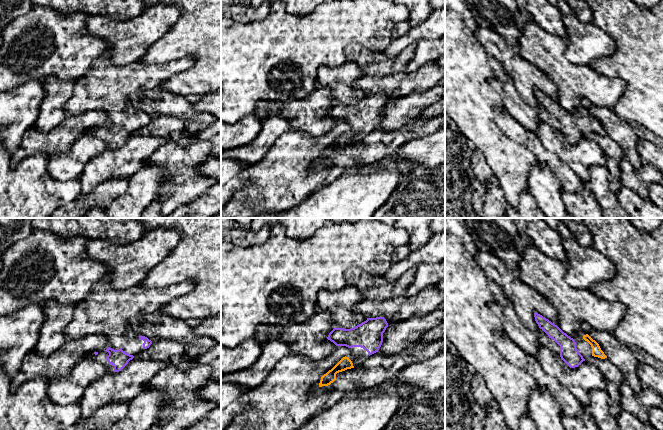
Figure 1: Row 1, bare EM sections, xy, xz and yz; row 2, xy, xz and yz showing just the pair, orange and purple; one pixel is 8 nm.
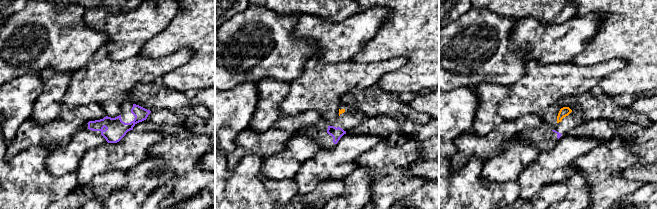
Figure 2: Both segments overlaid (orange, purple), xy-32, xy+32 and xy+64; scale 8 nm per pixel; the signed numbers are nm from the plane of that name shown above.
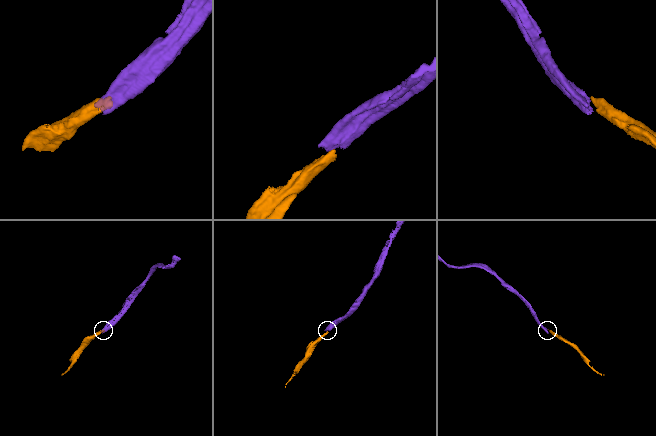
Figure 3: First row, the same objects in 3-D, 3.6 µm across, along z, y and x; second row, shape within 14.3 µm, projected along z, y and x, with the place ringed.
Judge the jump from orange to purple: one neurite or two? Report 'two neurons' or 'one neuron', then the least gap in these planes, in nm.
one neuron | 70 nm

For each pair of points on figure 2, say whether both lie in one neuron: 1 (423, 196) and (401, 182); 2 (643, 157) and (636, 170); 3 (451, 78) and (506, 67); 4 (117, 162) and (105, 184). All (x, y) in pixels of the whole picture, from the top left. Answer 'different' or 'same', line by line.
1: different
2: different
3: same
4: different

